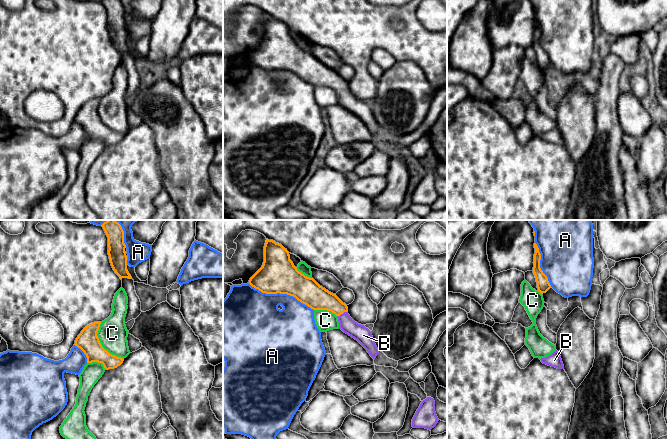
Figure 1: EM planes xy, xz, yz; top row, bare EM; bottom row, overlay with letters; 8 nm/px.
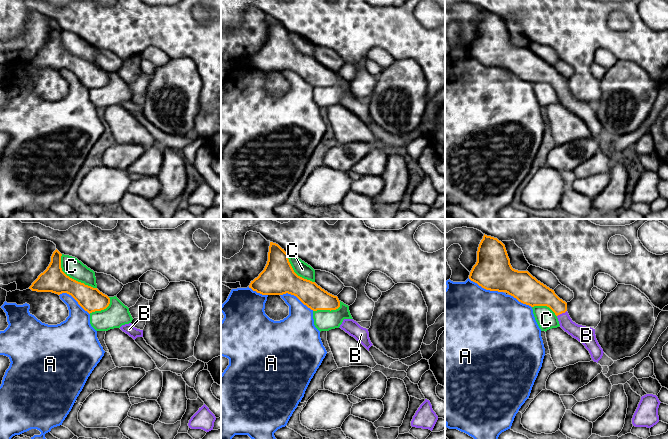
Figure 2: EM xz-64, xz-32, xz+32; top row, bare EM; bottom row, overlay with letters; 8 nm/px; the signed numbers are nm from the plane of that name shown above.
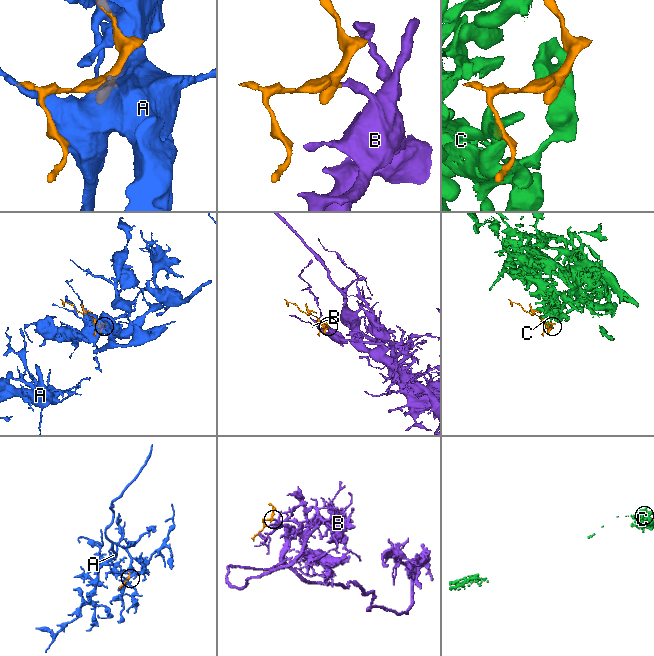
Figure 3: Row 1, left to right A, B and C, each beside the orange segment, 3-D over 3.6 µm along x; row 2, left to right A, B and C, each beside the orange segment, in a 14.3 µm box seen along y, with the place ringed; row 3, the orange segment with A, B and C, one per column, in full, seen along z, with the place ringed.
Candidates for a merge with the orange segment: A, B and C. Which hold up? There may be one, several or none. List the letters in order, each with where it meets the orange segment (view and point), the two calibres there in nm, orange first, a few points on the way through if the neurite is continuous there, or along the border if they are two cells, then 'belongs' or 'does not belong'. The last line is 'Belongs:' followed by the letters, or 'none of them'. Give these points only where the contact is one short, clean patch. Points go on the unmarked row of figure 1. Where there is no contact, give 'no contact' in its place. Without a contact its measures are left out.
A: meets orange in xz at (281, 69); 300 nm thick on the orange side, 340 nm on the other; does not belong
B: meets orange in xz at (342, 89); 200 nm thick on the orange side, 140 nm on the other; runs through xz (316, 73), (331, 78), (342, 89), (363, 111); belongs
C: meets orange in xy at (101, 121); 170 nm thick on the orange side, 240 nm on the other; does not belong
Belongs: B

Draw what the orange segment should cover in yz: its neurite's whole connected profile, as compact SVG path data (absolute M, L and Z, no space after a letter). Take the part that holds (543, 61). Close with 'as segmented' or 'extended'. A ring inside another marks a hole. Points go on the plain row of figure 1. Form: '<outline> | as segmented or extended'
M534 19L534 24L535 24L535 30L533 38L534 39L533 49L536 54L538 67L541 70L543 70L546 69L551 64L551 61L548 57L547 52L543 49L543 47L540 44L541 30L539 28L539 24L536 19Z | as segmented

